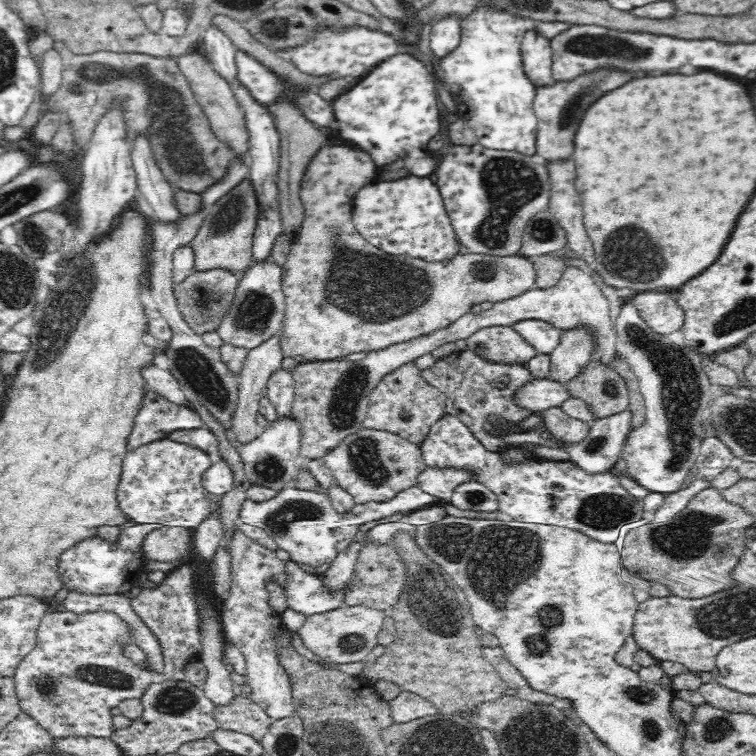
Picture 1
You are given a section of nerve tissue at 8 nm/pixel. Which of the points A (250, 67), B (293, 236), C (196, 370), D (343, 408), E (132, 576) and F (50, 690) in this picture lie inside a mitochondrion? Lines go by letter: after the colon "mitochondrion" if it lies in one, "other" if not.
A: other
B: other
C: mitochondrion
D: mitochondrion
E: other
F: mitochondrion

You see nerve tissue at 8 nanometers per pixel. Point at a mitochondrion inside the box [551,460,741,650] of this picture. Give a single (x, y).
(690, 536)

